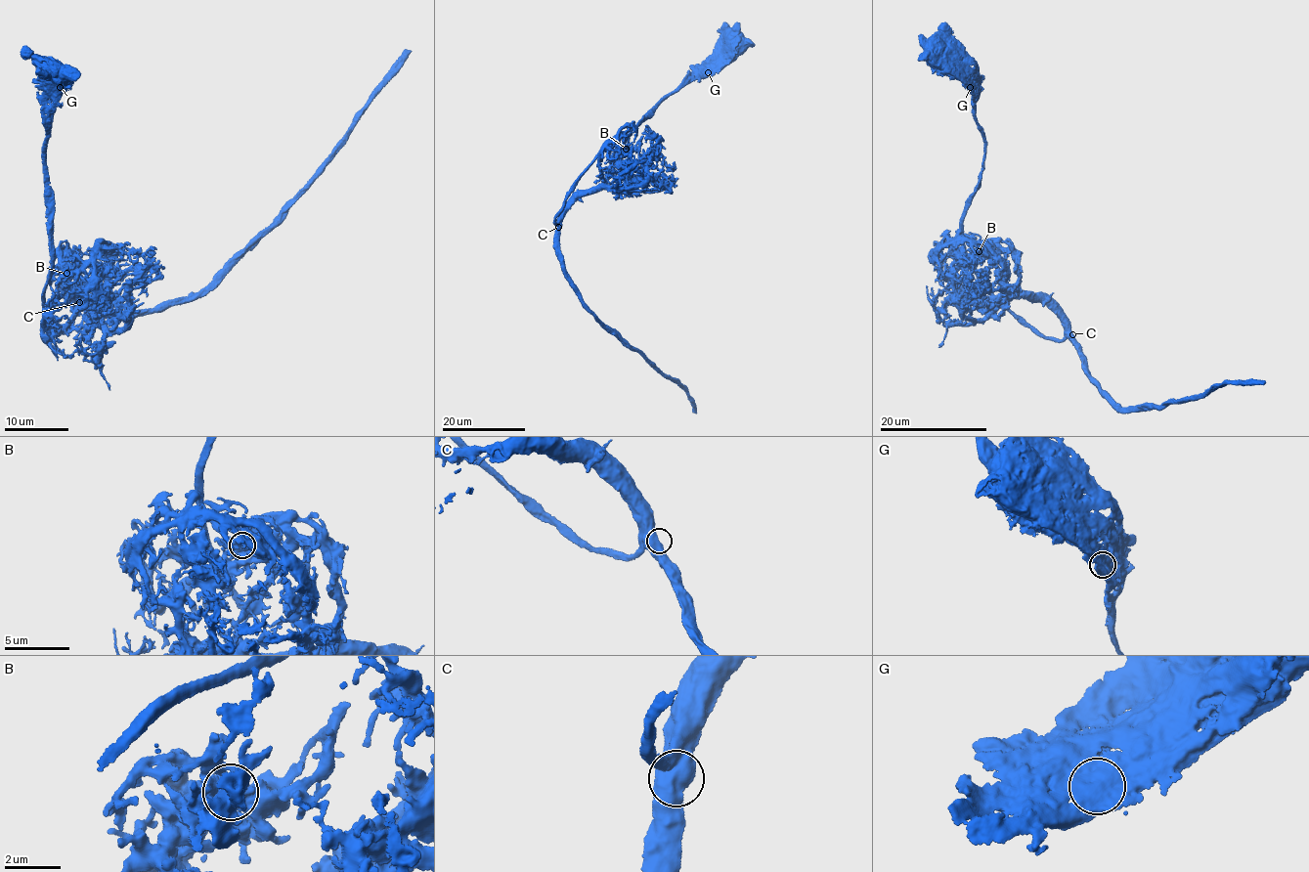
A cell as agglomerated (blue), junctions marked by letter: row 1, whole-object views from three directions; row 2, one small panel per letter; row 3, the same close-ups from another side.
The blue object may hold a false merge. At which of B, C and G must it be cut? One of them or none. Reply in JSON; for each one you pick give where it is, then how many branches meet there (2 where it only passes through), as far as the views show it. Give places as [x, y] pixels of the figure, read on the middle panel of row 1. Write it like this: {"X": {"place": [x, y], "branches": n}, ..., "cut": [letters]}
{"cut": []}

